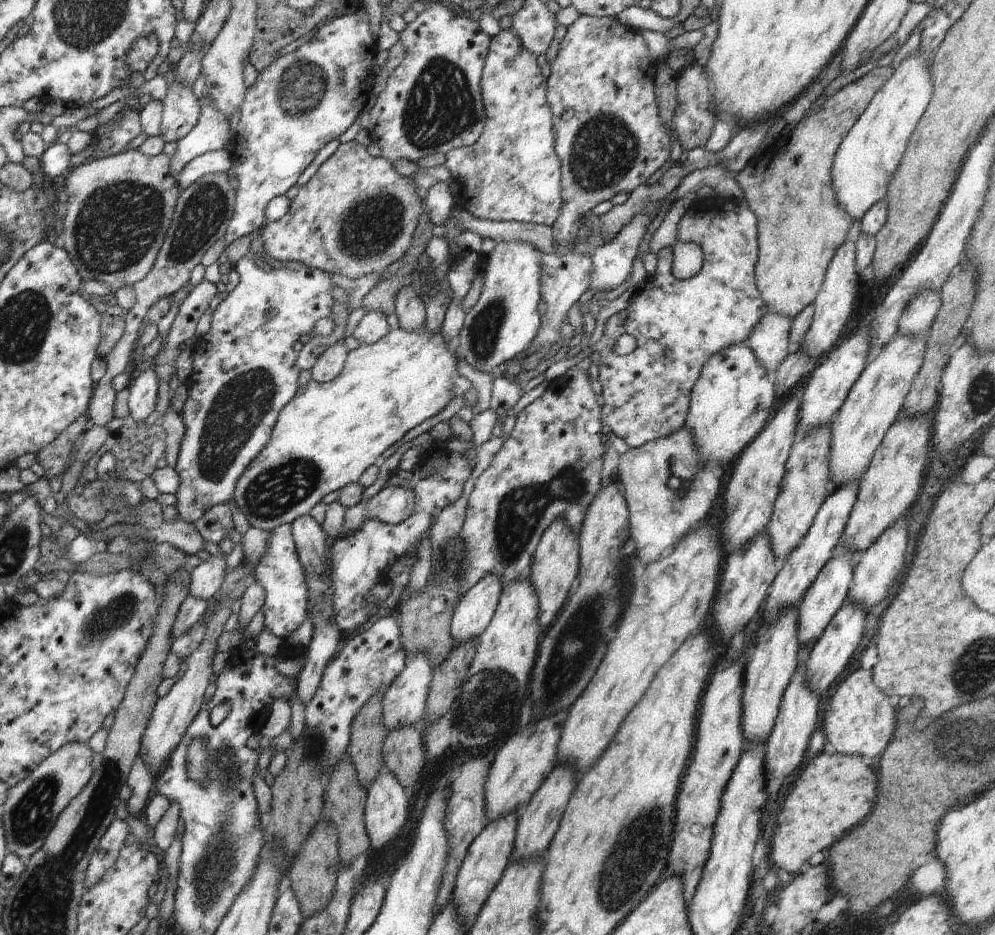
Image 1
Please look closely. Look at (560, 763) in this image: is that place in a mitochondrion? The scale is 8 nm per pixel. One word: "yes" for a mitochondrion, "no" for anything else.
no

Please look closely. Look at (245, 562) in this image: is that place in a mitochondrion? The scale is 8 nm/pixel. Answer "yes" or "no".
no

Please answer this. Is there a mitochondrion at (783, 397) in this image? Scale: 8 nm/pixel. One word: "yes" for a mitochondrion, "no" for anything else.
no

